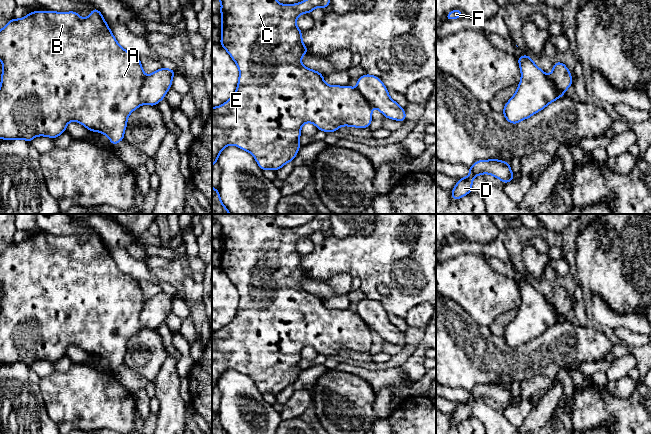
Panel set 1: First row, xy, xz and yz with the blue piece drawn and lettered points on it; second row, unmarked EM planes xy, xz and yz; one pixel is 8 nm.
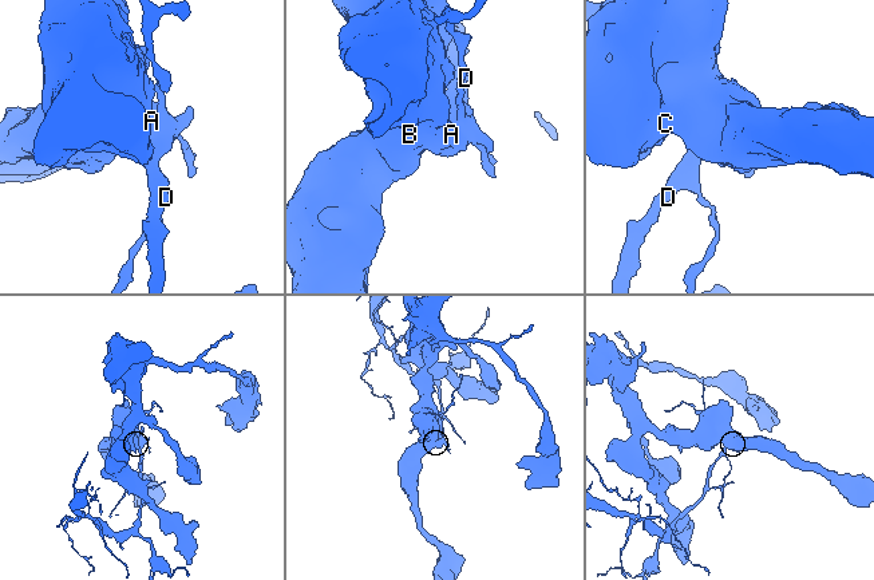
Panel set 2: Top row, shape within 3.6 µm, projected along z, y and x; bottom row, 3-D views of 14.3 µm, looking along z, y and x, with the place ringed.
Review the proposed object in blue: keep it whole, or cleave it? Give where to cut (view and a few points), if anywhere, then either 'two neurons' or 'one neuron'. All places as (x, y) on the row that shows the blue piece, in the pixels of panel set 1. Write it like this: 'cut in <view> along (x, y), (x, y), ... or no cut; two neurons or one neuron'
cut in xy along (146, 76), (140, 88), (140, 103); two neurons

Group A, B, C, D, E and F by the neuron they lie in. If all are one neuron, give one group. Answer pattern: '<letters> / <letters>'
A B C E / D F

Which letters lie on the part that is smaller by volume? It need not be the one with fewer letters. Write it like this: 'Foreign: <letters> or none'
Foreign: D, F

